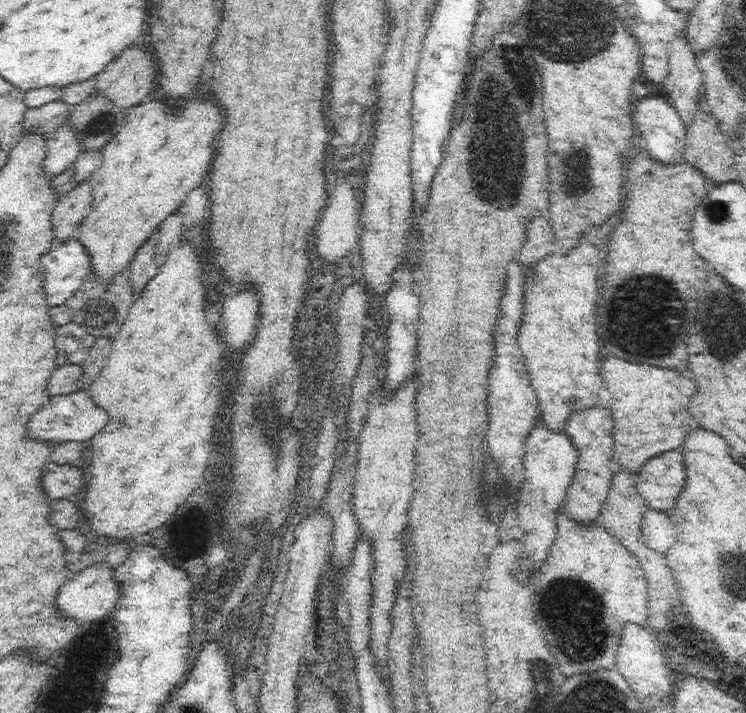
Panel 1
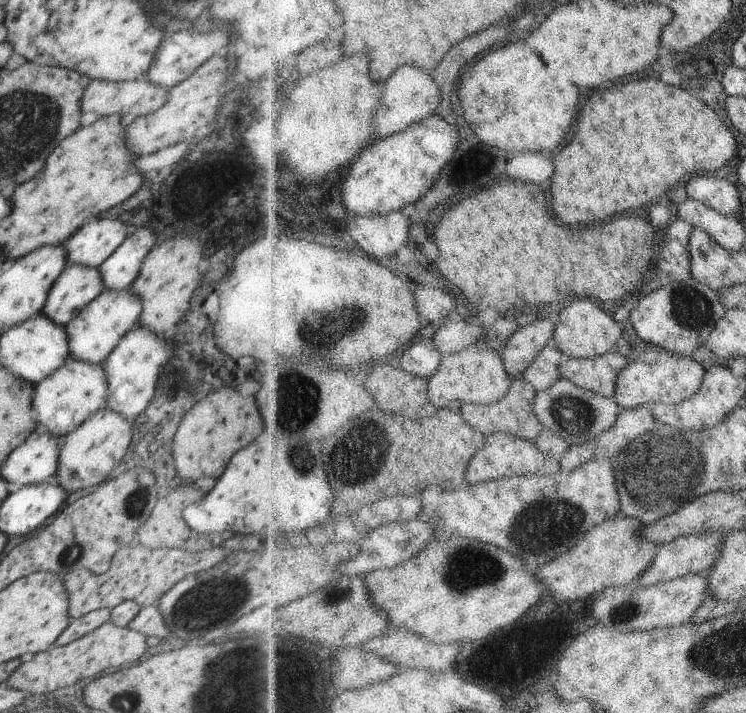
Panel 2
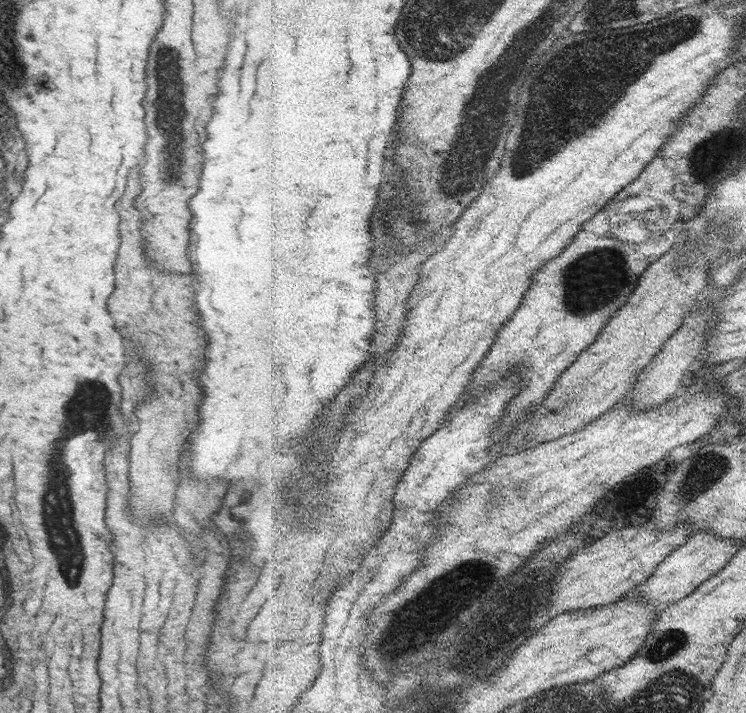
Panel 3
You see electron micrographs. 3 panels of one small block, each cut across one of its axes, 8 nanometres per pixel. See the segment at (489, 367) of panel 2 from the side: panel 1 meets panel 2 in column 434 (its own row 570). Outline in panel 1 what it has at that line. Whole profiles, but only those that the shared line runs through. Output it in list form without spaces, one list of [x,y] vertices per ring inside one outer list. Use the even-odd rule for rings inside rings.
[[[414,382],[408,383],[393,399],[379,399],[380,404],[369,410],[369,415],[359,438],[359,459],[356,479],[353,484],[354,512],[359,520],[361,530],[371,534],[376,557],[374,571],[374,598],[372,609],[372,642],[371,647],[377,660],[383,666],[382,677],[388,682],[386,670],[386,644],[390,632],[388,612],[394,602],[398,580],[404,572],[404,551],[396,536],[402,532],[404,524],[409,522],[409,508],[412,494],[415,491],[415,450],[416,390]]]

